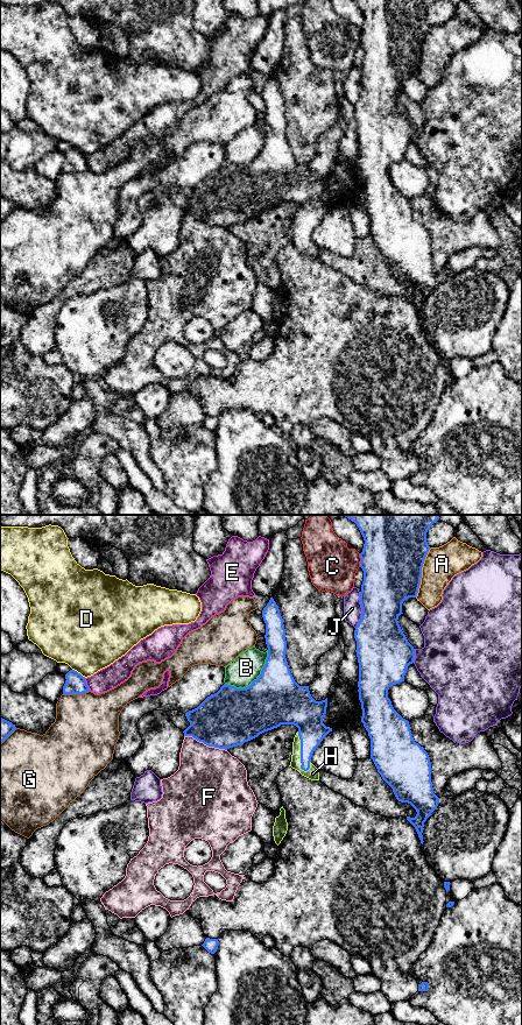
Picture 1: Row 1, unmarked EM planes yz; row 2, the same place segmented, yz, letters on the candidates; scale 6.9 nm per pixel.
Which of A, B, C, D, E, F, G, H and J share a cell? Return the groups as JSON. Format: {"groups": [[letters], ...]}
{"groups": [["A"], ["B"], ["C"], ["D"], ["E"], ["F"], ["G"], ["H"], ["J"]]}

